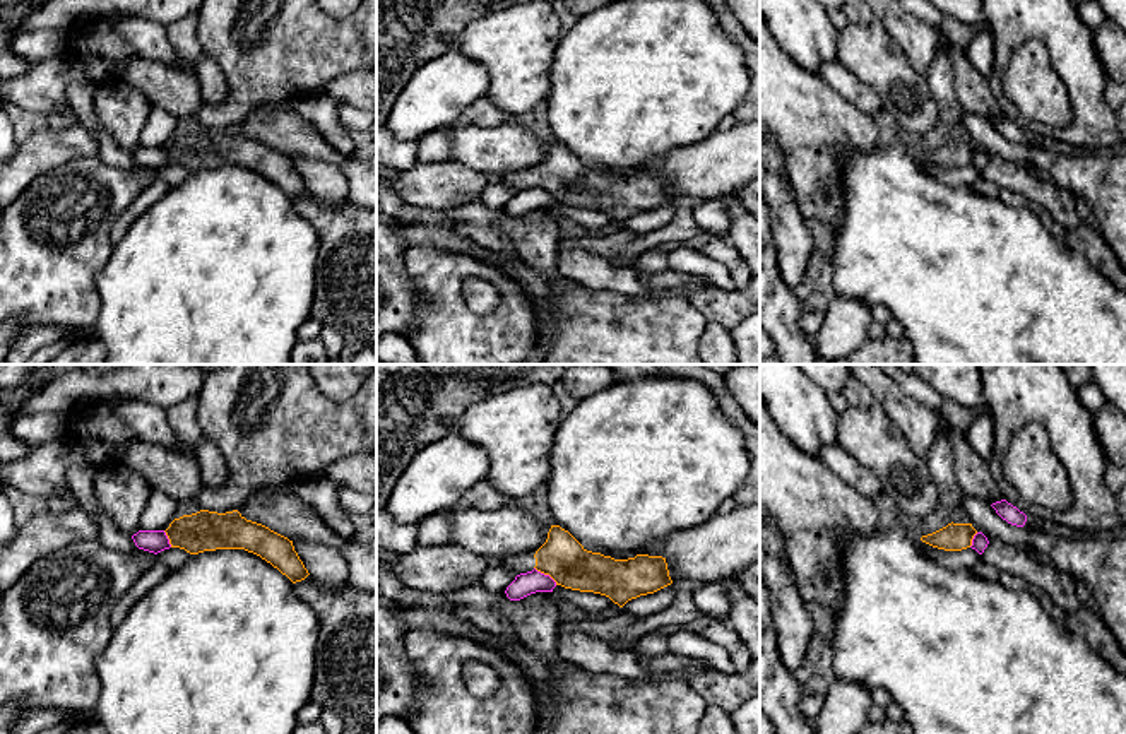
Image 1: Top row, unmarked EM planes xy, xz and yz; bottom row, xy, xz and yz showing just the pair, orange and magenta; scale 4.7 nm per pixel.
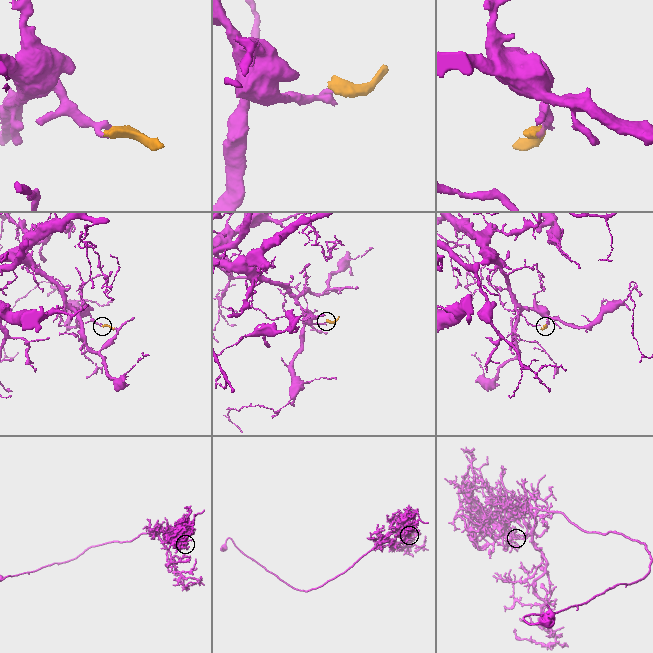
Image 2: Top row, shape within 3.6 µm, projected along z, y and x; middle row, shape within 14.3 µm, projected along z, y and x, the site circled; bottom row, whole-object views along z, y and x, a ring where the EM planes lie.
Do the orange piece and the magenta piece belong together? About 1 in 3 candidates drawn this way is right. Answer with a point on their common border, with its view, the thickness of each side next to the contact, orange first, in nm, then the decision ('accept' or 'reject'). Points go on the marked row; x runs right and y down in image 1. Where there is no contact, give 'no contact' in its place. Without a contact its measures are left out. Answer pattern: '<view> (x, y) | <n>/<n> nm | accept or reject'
xz (546, 574) | 220/110 nm | reject

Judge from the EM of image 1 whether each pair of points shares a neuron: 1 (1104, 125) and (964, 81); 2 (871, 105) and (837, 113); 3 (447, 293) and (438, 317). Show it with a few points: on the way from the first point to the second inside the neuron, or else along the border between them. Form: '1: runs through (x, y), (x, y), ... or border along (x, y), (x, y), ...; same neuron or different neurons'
1: border along (986, 77), (991, 96), (1005, 115); different neurons
2: border along (827, 84), (870, 115); different neurons
3: runs through (444, 298), (444, 312); same neuron

